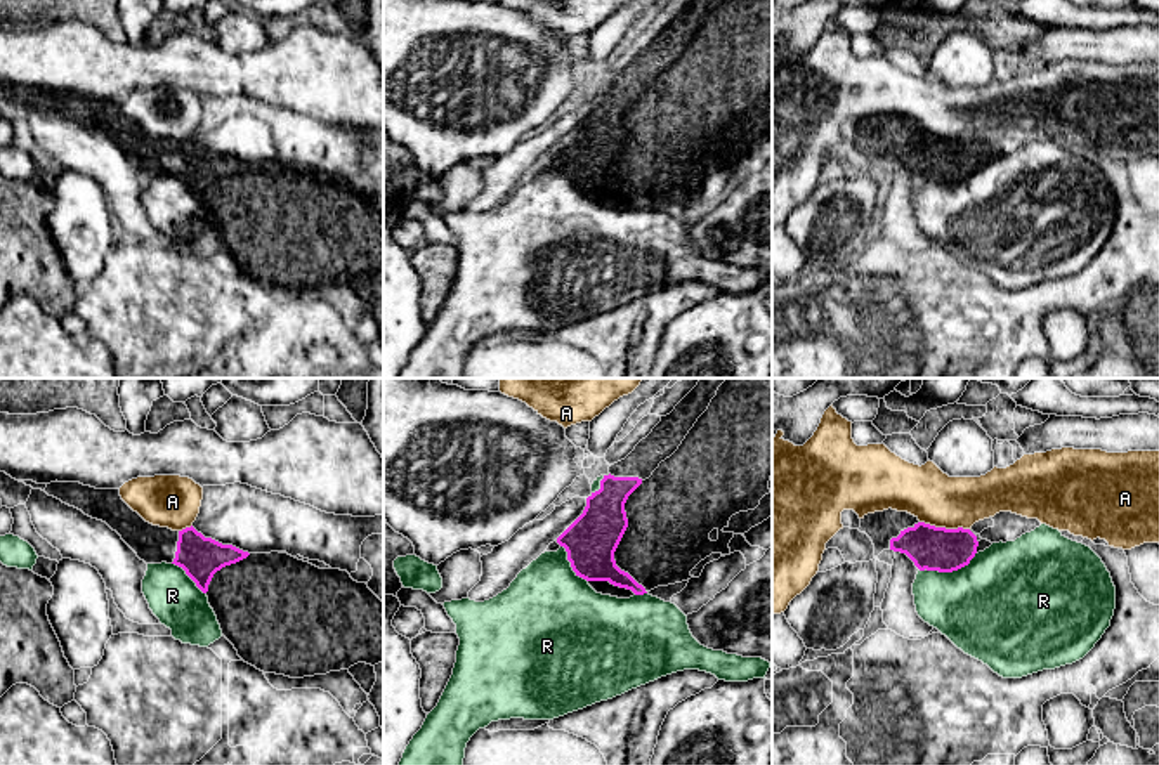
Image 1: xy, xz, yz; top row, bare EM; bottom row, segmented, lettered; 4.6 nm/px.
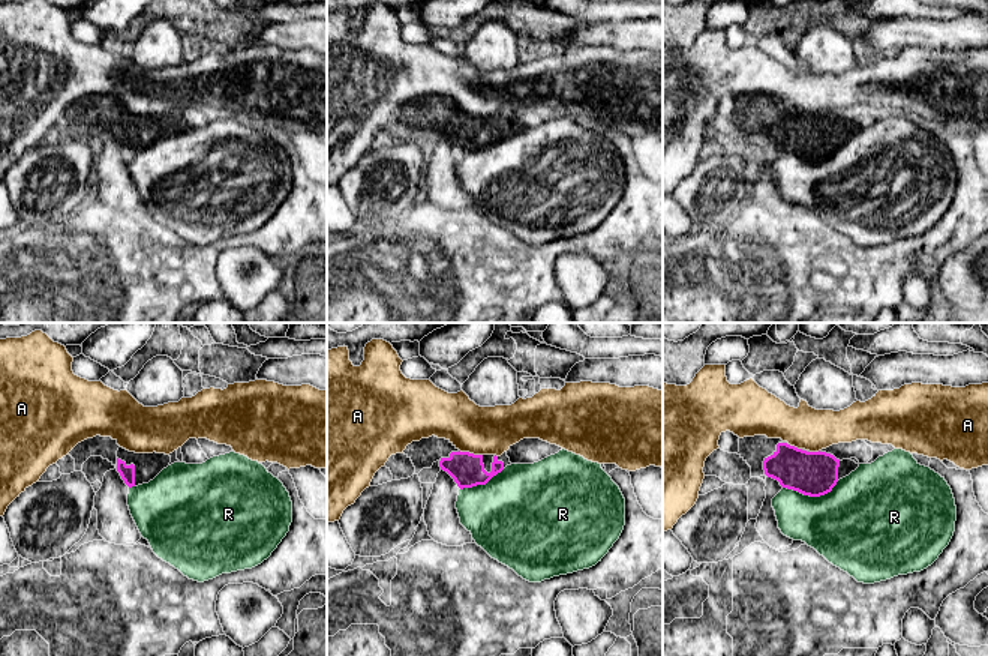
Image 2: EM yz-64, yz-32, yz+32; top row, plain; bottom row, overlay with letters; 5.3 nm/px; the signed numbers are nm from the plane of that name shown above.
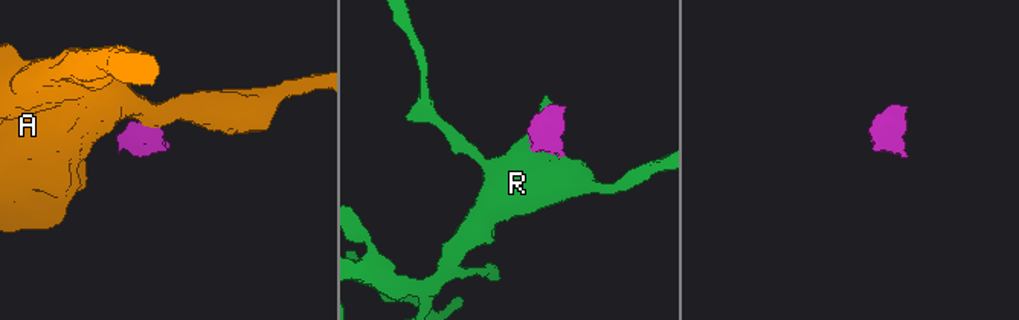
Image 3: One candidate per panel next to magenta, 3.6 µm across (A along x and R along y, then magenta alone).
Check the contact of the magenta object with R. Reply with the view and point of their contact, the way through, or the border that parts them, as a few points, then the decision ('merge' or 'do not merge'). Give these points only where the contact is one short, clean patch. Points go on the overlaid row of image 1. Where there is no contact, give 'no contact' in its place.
yz (949, 571) | do not merge

